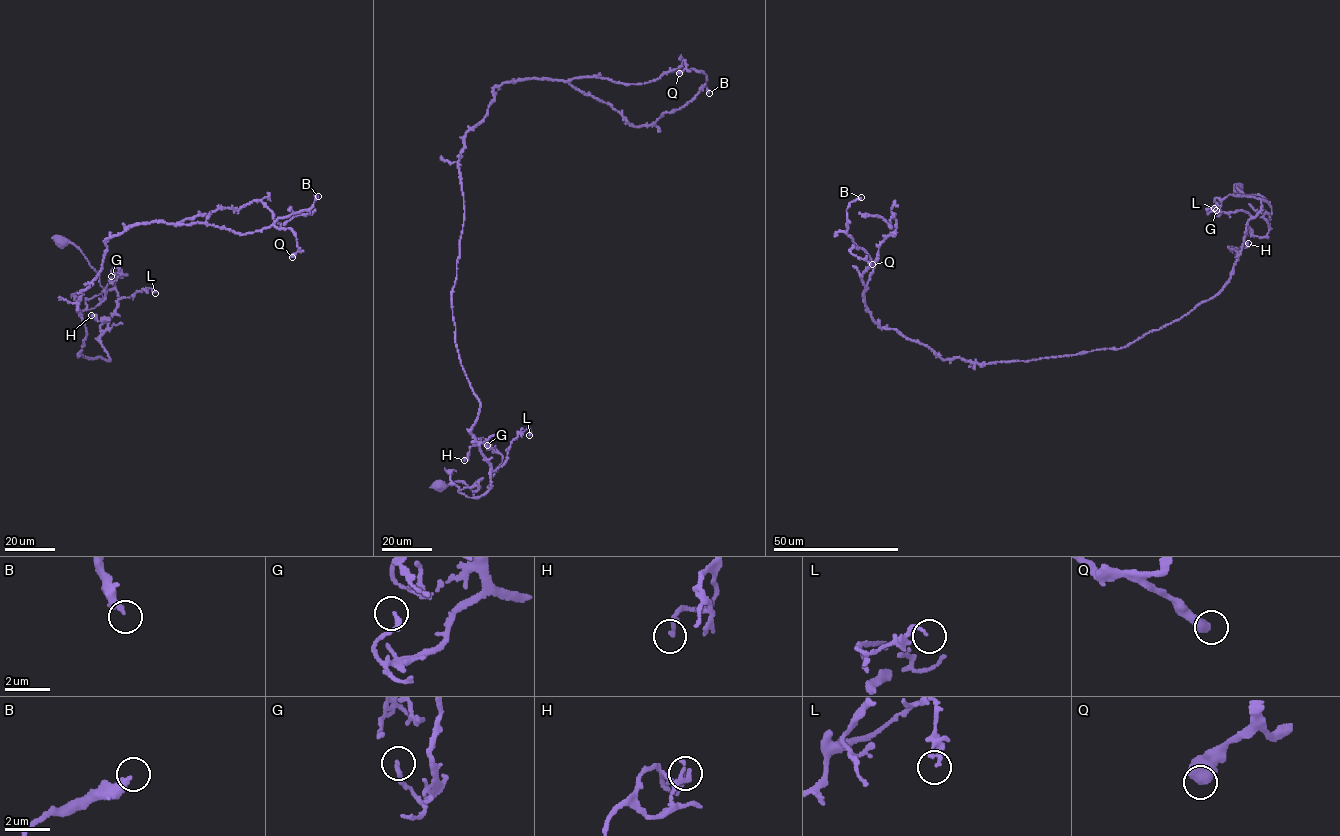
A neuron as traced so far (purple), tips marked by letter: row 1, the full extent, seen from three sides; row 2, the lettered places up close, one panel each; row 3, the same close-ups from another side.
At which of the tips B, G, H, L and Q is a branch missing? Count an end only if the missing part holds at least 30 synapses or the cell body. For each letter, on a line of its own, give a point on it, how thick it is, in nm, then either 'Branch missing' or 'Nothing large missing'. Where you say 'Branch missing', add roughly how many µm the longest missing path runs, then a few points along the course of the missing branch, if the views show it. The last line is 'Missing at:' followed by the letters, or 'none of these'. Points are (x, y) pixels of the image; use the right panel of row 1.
B: Place: (861, 197). Thickness 320 nm. Nothing large missing
G: Place: (1216, 210). Thickness 120 nm. Nothing large missing
H: Place: (1248, 243). Thickness 170 nm. Nothing large missing
L: Place: (1214, 208). Thickness 100 nm. Nothing large missing
Q: Place: (872, 264). Thickness 600 nm. Nothing large missing
Missing at: none of these

